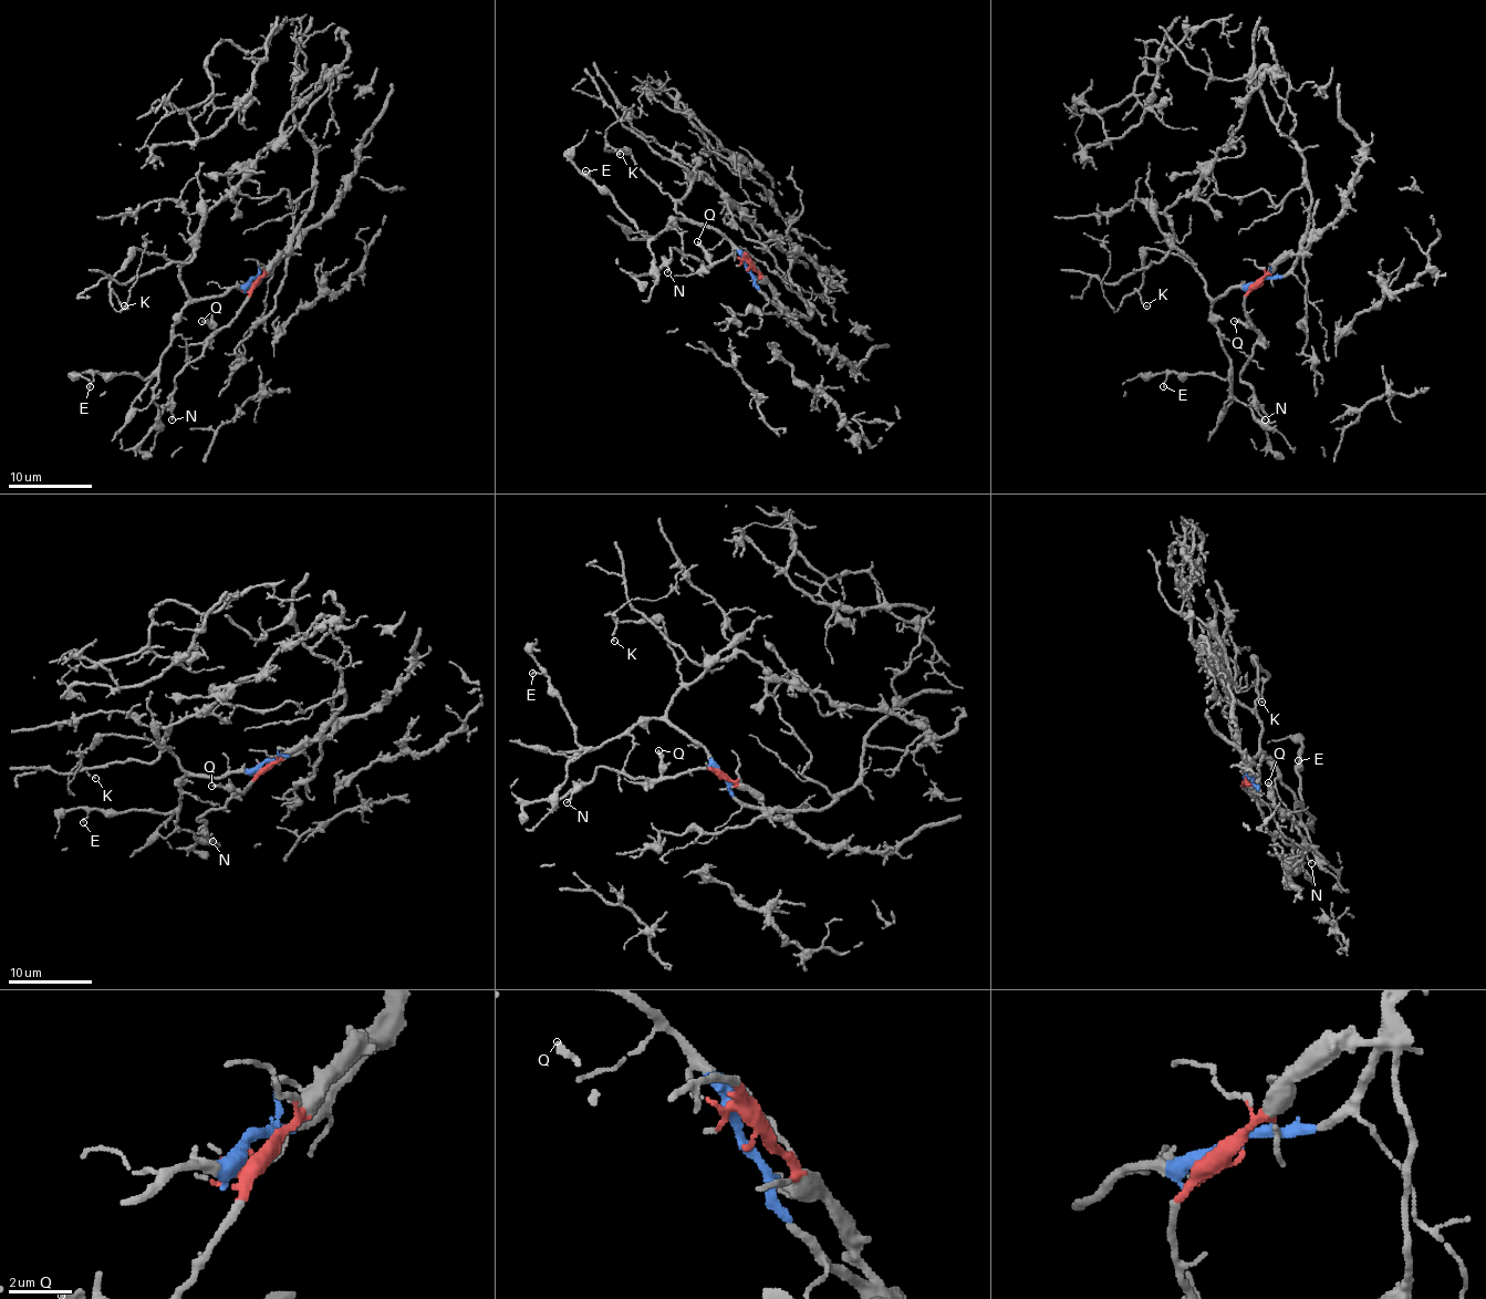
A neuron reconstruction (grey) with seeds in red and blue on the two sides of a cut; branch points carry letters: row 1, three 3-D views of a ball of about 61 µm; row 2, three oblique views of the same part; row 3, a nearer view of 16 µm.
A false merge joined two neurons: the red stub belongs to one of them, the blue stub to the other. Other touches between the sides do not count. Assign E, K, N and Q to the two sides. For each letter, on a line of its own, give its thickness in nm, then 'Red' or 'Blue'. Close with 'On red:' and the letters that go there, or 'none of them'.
E: Thickness 120 nm. Blue
K: Thickness 120 nm. Blue
N: Thickness 110 nm. Red
Q: Thickness 200 nm. Red
On red: N, Q

